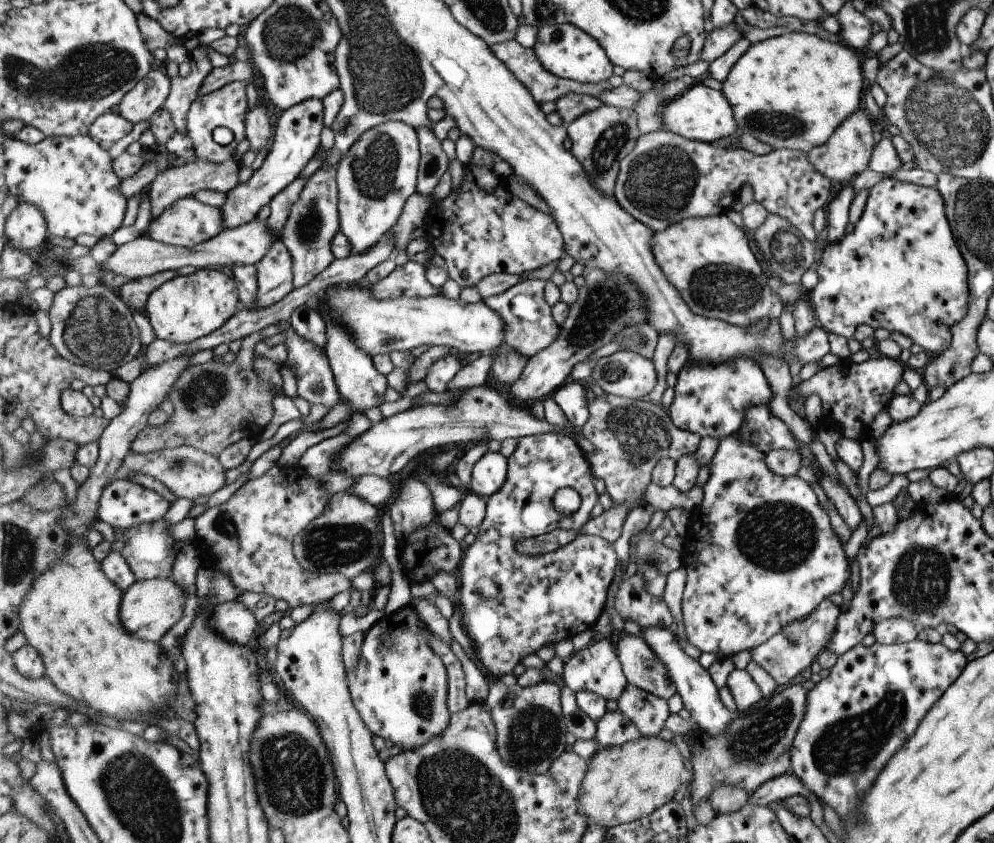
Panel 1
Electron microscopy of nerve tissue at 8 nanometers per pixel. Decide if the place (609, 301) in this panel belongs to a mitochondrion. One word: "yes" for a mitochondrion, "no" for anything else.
yes

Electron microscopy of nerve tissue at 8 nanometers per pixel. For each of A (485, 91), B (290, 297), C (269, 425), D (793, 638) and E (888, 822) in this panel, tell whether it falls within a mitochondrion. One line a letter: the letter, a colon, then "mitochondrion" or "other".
A: other
B: other
C: other
D: mitochondrion
E: other

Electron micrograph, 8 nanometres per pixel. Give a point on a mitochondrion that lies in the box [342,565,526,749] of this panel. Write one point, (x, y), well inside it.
(423, 705)

